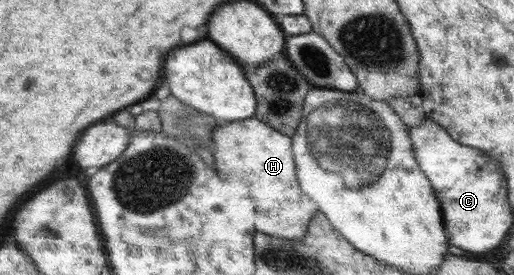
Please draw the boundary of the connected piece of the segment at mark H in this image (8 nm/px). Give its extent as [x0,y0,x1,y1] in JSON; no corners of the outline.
[213,116,319,240]

